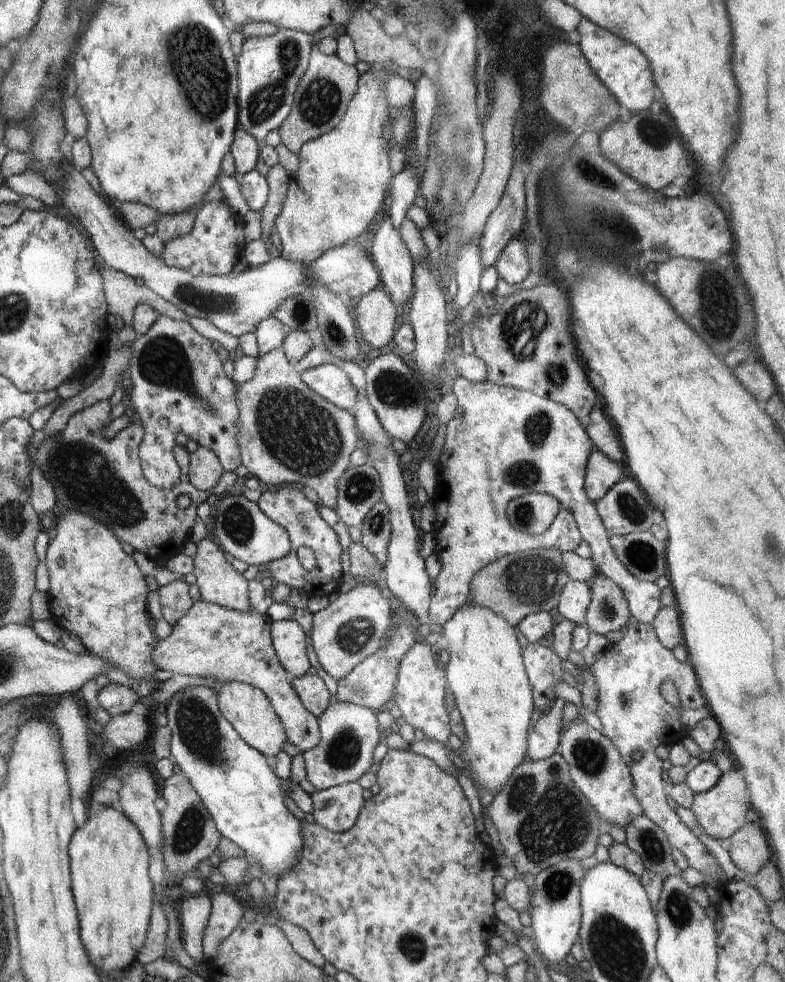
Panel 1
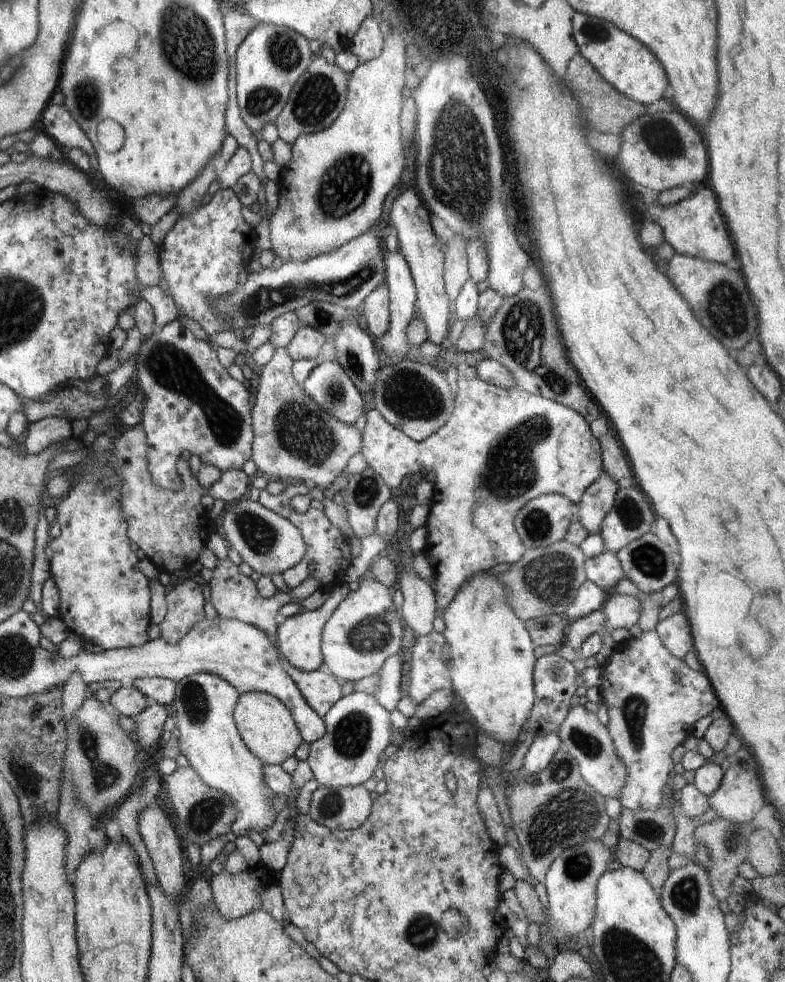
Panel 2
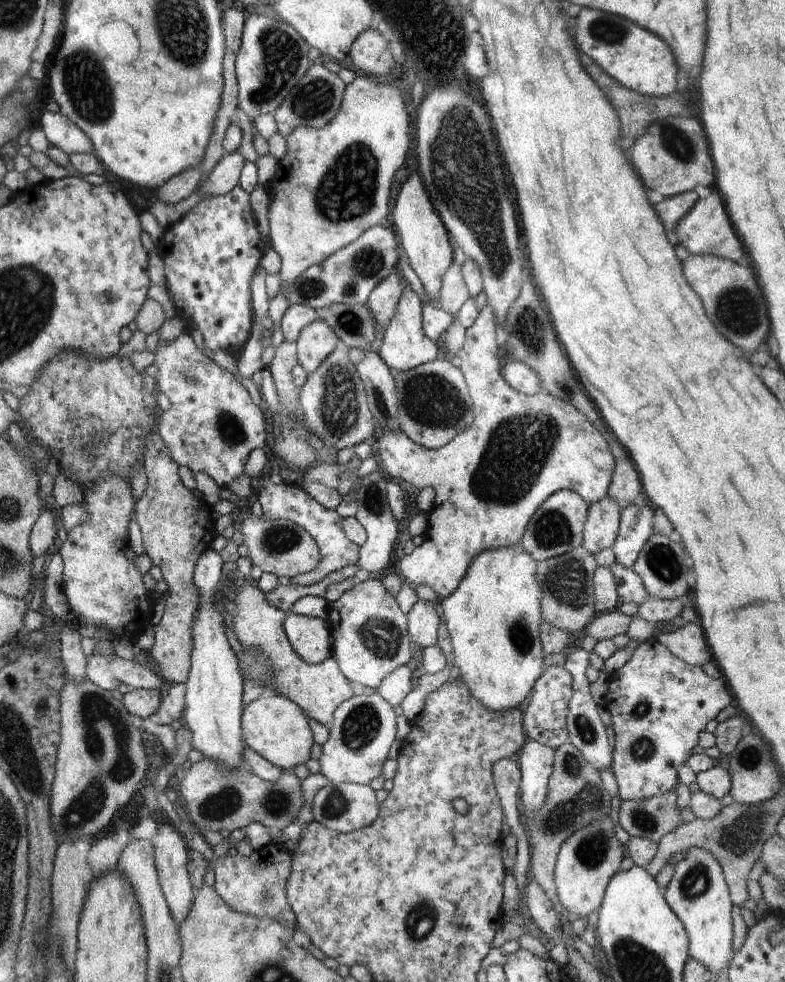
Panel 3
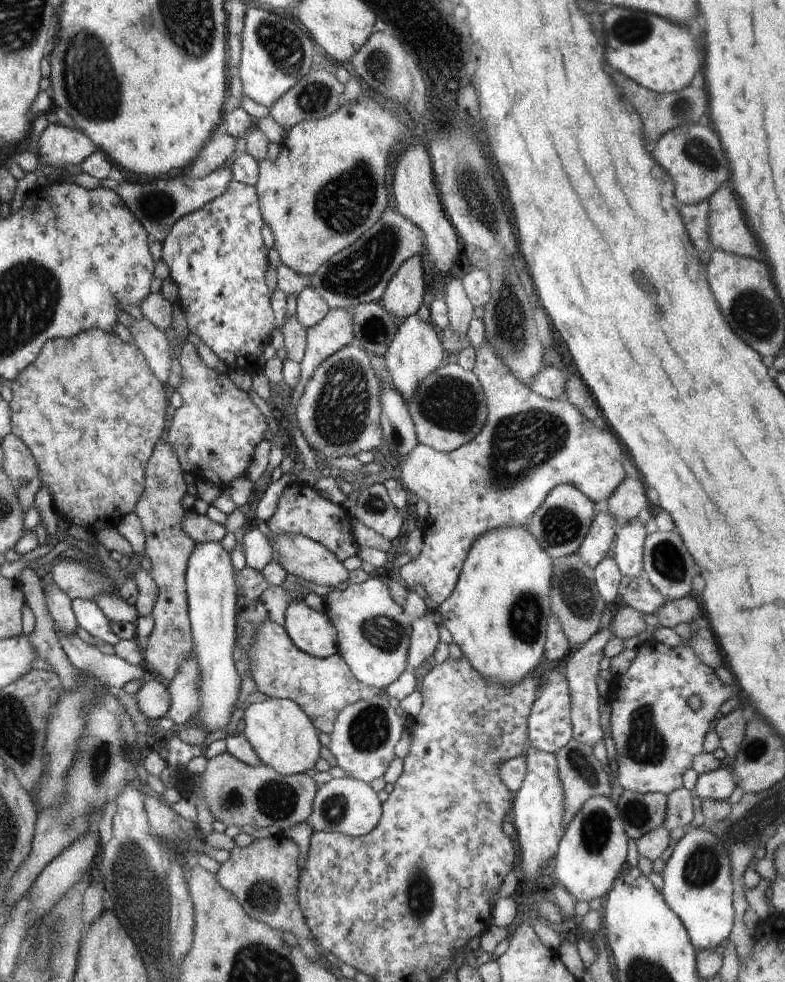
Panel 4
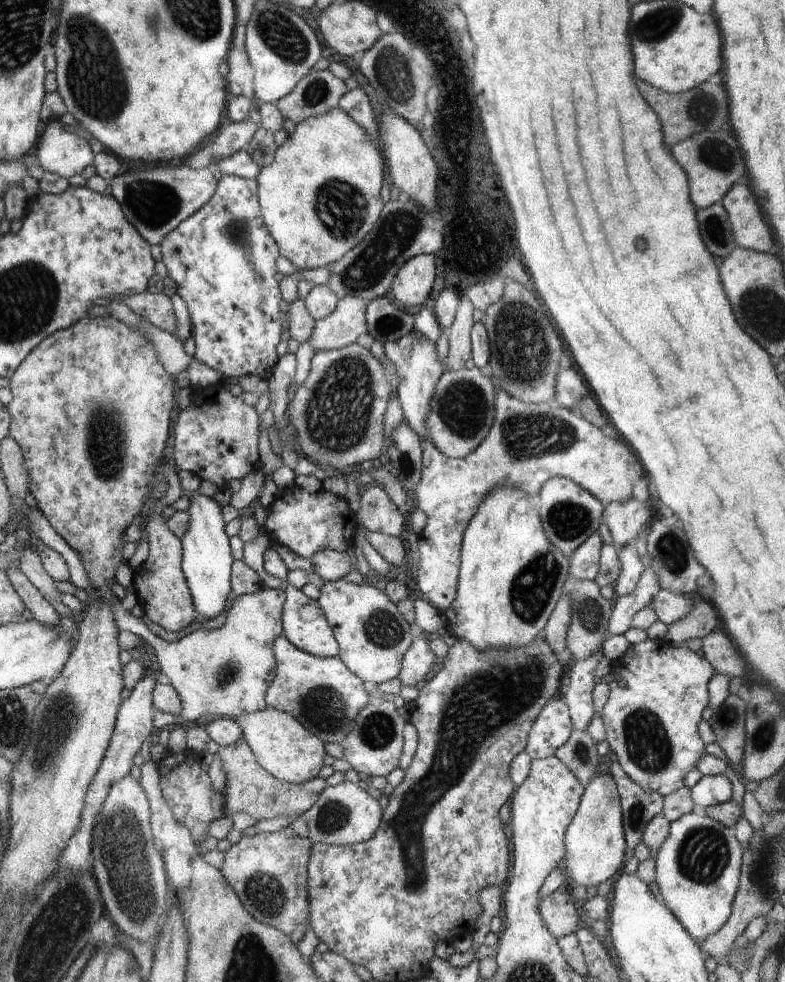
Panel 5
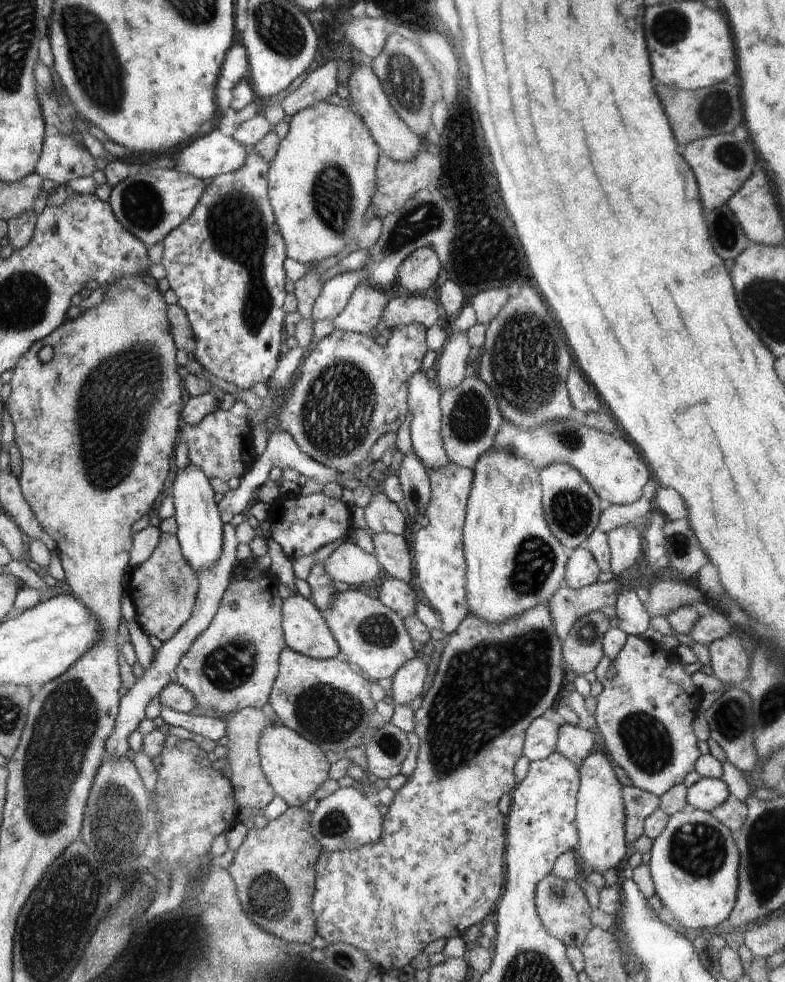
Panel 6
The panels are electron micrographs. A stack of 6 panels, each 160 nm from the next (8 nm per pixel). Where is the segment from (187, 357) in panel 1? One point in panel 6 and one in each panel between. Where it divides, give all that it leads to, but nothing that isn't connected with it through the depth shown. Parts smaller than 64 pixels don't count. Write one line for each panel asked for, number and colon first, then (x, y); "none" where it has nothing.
2: (191, 404)
3: (212, 425)
4: (214, 433)
5: (216, 438)
6: (221, 446)

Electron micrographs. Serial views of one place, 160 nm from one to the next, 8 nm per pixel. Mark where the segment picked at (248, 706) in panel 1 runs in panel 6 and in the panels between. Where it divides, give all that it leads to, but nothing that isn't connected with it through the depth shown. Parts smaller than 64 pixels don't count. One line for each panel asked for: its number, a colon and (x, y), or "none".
2: (268, 729)
3: (274, 727)
4: (280, 732)
5: (282, 746)
6: (295, 768)

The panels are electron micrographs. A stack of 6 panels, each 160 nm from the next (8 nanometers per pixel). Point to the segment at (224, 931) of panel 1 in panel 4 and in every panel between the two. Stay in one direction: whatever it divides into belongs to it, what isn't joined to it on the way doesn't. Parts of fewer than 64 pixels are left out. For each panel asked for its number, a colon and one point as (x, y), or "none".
2: (235, 895)
3: (256, 885)
4: (264, 876)

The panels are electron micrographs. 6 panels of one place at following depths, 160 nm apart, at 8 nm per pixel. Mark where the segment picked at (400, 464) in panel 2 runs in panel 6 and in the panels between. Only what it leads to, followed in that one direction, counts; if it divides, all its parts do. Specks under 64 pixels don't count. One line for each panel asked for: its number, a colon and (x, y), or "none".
3: (489, 480)
4: (529, 444)
5: (528, 444)
6: (616, 473)

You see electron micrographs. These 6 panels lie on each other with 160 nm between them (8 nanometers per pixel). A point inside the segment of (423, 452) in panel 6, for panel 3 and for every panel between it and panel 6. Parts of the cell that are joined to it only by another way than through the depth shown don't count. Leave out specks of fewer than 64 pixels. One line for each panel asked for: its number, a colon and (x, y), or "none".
3: (405, 346)
4: (416, 352)
5: (418, 369)

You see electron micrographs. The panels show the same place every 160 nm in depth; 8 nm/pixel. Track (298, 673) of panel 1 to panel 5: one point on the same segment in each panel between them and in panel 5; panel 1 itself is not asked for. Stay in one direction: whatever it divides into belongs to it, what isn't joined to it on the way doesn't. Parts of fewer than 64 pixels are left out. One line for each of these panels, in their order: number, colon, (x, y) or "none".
2: (298, 639)
3: (310, 637)
4: (311, 631)
5: (304, 624)

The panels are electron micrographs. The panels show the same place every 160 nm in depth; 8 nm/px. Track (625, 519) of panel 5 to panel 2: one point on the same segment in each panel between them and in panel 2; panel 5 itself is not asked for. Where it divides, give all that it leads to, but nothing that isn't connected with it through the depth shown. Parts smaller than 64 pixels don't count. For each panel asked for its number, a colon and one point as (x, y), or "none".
2: (614, 462)
3: (626, 486)
4: (630, 497)

